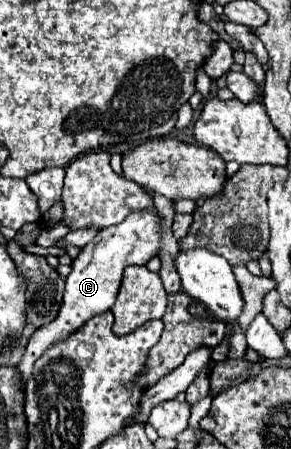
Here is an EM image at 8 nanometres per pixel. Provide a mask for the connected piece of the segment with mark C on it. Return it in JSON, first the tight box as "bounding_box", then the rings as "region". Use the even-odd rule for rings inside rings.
{"bounding_box":[16,211,160,391],"region":[[[148,211],[146,213],[132,213],[122,223],[112,225],[108,229],[100,229],[98,235],[88,245],[82,247],[78,257],[72,261],[70,275],[66,277],[64,299],[62,299],[62,305],[60,305],[60,311],[58,311],[56,319],[52,323],[46,323],[44,327],[38,327],[32,333],[32,337],[28,339],[28,345],[24,349],[24,355],[22,355],[20,363],[16,365],[16,371],[22,377],[20,391],[24,391],[26,379],[28,379],[28,375],[32,375],[32,365],[36,363],[36,359],[40,359],[40,355],[44,355],[44,351],[48,351],[48,347],[52,347],[52,343],[58,343],[60,339],[66,339],[68,335],[76,333],[76,329],[80,329],[88,319],[92,319],[92,315],[100,315],[100,313],[112,309],[112,305],[116,301],[116,295],[118,295],[118,289],[120,289],[120,283],[122,283],[122,271],[128,265],[136,265],[136,263],[144,263],[146,265],[158,253],[158,249],[160,249],[160,217],[156,213],[148,213]]]}

